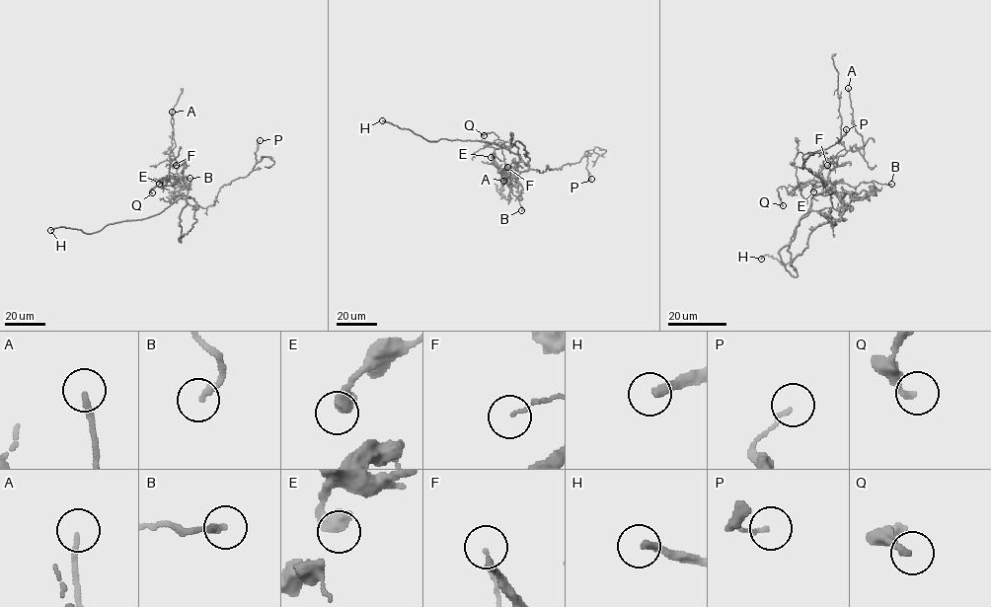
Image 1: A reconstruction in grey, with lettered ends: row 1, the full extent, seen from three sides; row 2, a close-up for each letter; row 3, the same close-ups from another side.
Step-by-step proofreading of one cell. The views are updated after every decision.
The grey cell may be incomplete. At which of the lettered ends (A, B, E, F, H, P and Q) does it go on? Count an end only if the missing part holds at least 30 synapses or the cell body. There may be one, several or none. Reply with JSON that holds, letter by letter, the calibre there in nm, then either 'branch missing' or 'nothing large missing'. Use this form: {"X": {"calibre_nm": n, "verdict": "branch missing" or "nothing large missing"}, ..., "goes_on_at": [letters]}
{"A": {"calibre_nm": 170, "verdict": "nothing large missing"}, "B": {"calibre_nm": 200, "verdict": "nothing large missing"}, "E": {"calibre_nm": 600, "verdict": "nothing large missing"}, "F": {"calibre_nm": 80, "verdict": "nothing large missing"}, "H": {"calibre_nm": 260, "verdict": "branch missing"}, "P": {"calibre_nm": 120, "verdict": "nothing large missing"}, "Q": {"calibre_nm": 200, "verdict": "nothing large missing"}, "goes_on_at": ["H"]}

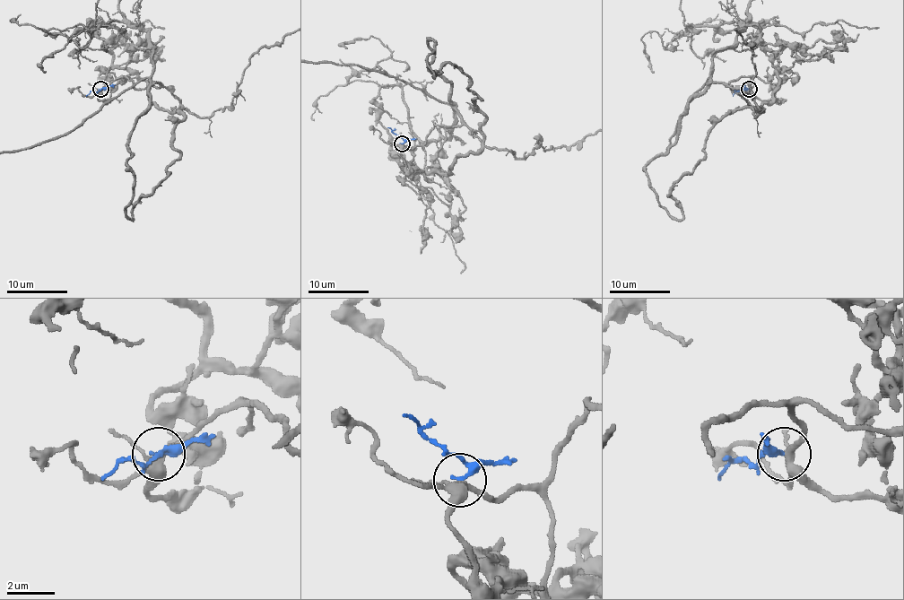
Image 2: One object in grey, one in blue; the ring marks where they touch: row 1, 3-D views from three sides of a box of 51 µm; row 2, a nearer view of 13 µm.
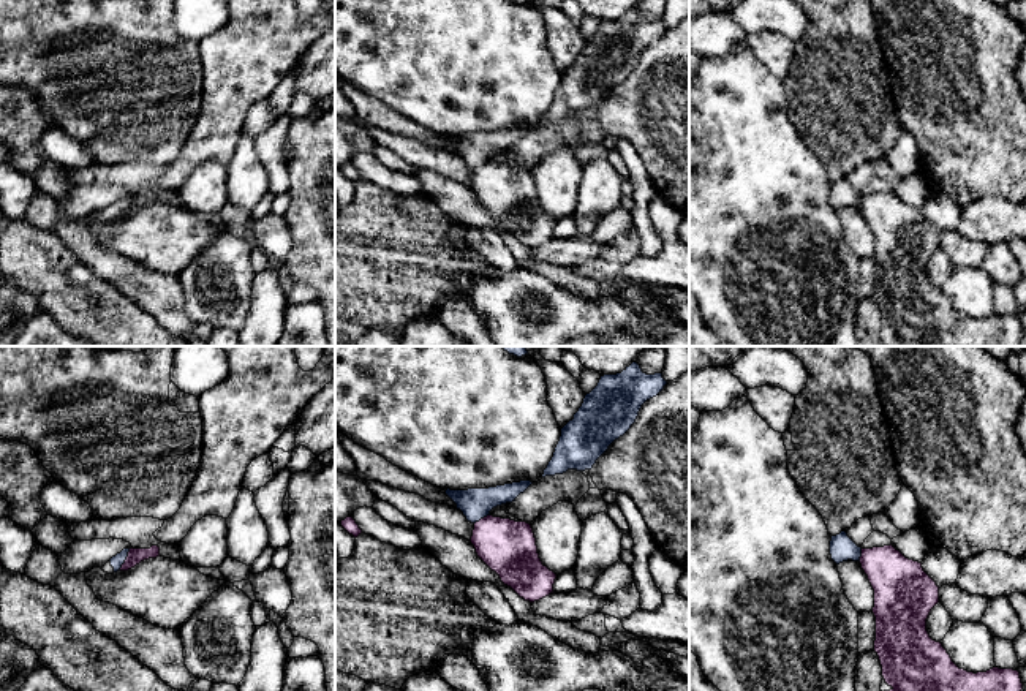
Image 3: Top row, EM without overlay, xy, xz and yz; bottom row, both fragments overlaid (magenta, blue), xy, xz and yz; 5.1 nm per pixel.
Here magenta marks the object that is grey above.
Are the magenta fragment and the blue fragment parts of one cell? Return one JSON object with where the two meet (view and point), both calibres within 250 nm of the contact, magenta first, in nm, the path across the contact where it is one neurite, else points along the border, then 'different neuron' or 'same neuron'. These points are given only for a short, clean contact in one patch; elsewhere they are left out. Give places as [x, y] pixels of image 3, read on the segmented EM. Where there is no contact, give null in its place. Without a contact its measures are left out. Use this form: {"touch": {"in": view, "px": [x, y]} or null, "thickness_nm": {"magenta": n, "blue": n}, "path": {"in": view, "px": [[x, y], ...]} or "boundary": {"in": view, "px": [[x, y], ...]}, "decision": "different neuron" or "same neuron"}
{"touch": {"in": "xy", "px": [125, 560]}, "thickness_nm": {"magenta": 80, "blue": 60}, "boundary": {"in": "xy", "px": [[130, 549], [119, 570]]}, "decision": "different neuron"}

